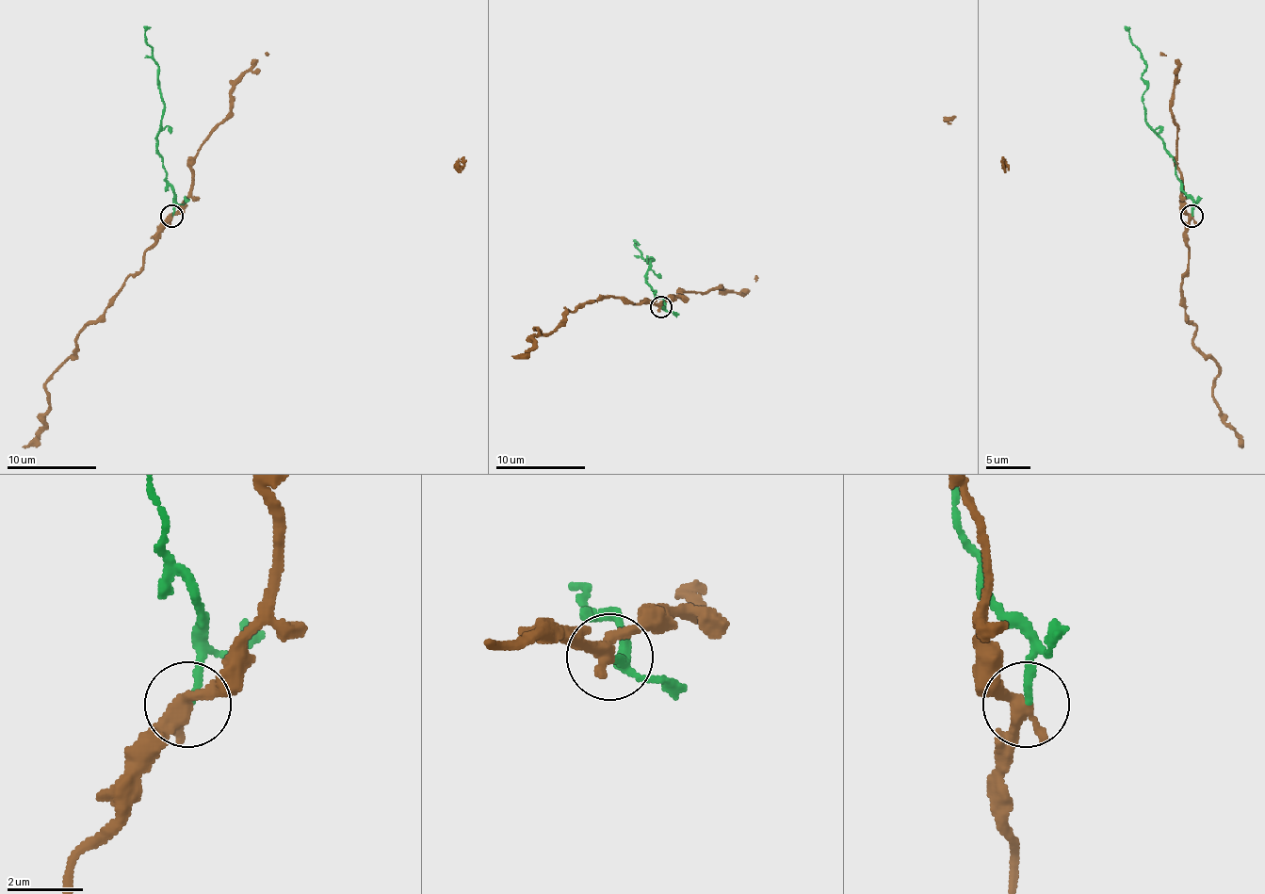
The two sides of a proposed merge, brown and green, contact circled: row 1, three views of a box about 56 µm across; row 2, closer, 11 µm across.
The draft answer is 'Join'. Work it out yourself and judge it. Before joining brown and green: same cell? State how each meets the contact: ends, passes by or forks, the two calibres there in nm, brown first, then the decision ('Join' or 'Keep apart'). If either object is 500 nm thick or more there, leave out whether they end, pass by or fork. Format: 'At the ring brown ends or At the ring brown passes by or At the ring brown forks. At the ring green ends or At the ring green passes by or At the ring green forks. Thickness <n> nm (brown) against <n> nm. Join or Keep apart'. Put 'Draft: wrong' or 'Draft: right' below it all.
At the ring brown passes by. At the ring green ends. Thickness 360 nm (brown) against 190 nm. Keep apart
Draft: wrong

